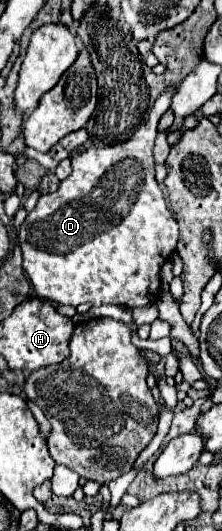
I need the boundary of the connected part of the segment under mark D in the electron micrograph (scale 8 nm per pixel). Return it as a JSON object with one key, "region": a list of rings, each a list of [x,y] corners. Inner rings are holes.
{"region":[[[167,89],[153,105],[145,125],[139,125],[129,141],[109,147],[89,147],[73,155],[73,171],[61,181],[59,189],[41,195],[35,209],[29,211],[19,227],[19,245],[23,251],[23,271],[29,277],[35,295],[49,303],[63,305],[117,305],[137,309],[157,303],[161,297],[161,267],[177,249],[179,227],[175,215],[155,181],[153,143],[157,137],[157,123],[171,105],[175,89]]]}

